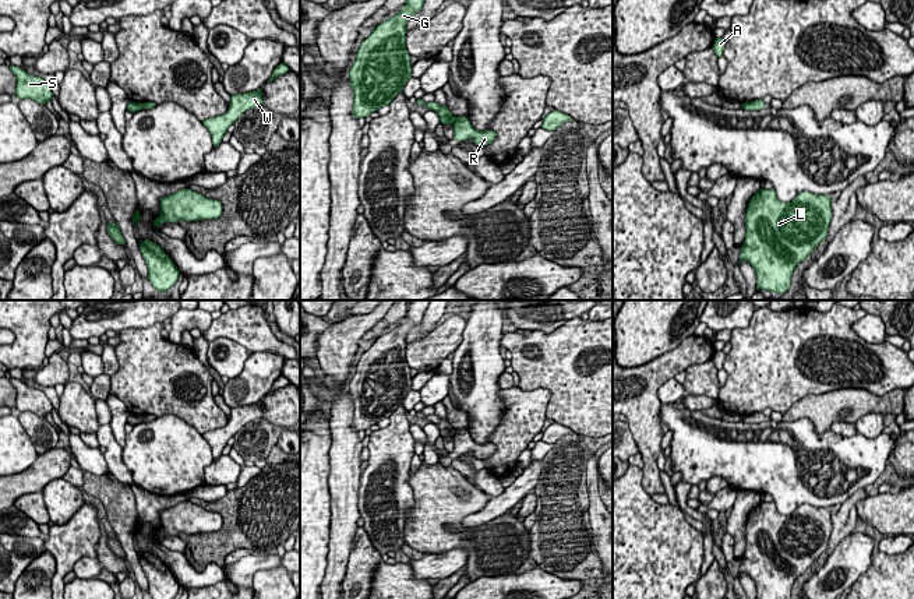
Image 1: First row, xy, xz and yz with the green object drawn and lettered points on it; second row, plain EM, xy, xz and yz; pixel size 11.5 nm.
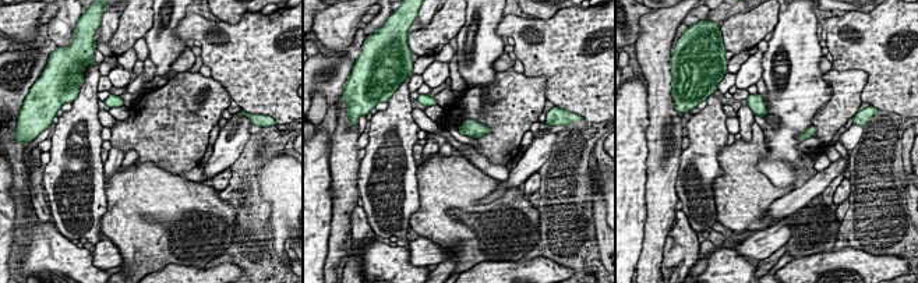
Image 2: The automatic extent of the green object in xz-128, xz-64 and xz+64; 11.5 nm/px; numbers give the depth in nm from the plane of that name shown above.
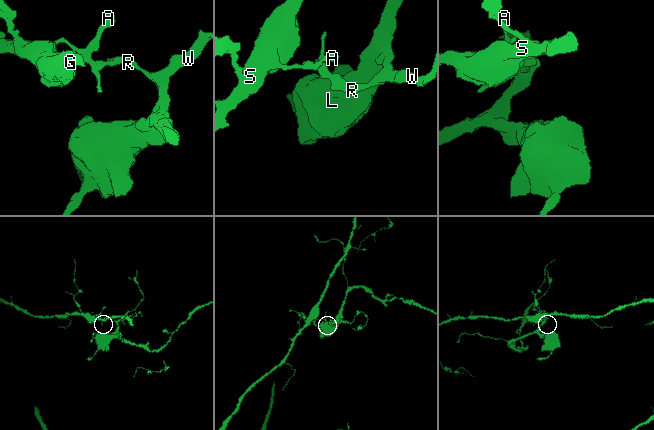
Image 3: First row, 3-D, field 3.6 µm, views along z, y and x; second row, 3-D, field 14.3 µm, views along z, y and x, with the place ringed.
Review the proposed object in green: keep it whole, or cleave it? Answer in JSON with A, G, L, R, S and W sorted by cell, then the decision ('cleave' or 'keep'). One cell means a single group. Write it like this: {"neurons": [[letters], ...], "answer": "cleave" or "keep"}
{"neurons": [["A", "G", "S"], ["L", "R", "W"]], "answer": "cleave"}

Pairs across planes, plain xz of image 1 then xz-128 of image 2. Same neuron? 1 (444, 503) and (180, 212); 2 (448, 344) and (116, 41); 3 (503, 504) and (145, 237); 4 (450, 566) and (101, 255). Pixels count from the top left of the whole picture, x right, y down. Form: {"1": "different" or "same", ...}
{"1": "same", "2": "same", "3": "different", "4": "same"}

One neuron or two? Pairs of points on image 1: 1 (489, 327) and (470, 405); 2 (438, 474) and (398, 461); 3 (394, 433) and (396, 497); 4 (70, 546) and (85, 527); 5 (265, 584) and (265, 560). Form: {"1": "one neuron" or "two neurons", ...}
{"1": "one neuron", "2": "two neurons", "3": "one neuron", "4": "one neuron", "5": "two neurons"}

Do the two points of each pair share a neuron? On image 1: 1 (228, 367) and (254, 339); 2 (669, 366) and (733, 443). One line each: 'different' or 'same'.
1: different
2: different

